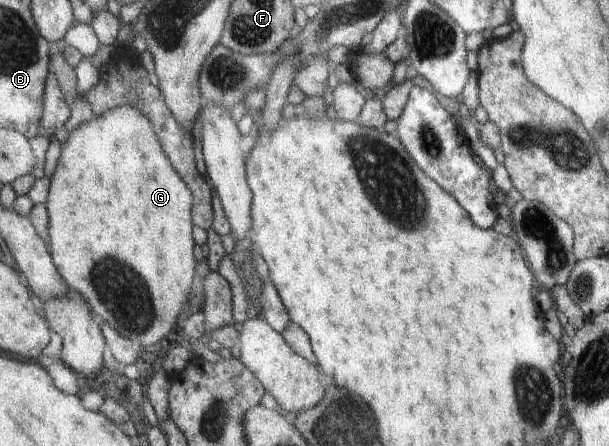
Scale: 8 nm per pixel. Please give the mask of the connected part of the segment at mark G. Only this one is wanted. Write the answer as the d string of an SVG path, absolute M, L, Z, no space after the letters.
M118 107L99 117L94 117L89 123L85 123L70 133L67 143L63 146L62 158L51 182L48 206L51 214L51 235L53 257L62 276L73 290L78 291L99 322L111 326L118 334L125 336L140 345L140 349L150 344L156 344L162 340L174 326L178 314L184 306L184 296L188 296L192 278L196 274L196 260L194 260L194 240L192 240L192 220L190 220L190 208L193 206L193 194L190 194L188 186L178 178L178 174L172 170L170 162L164 156L164 150L160 148L160 139L153 129L152 123L146 115L132 107Z

